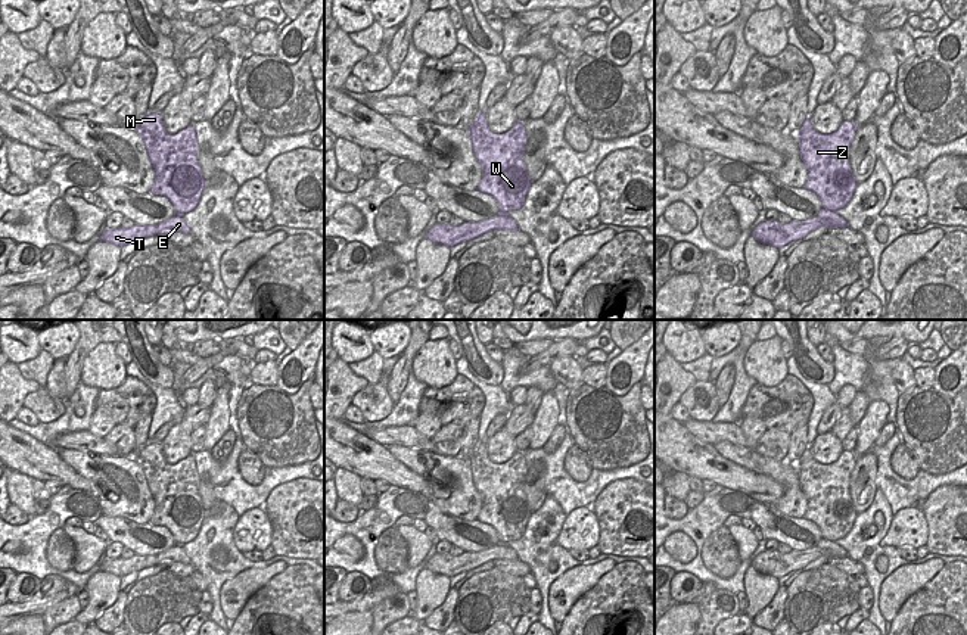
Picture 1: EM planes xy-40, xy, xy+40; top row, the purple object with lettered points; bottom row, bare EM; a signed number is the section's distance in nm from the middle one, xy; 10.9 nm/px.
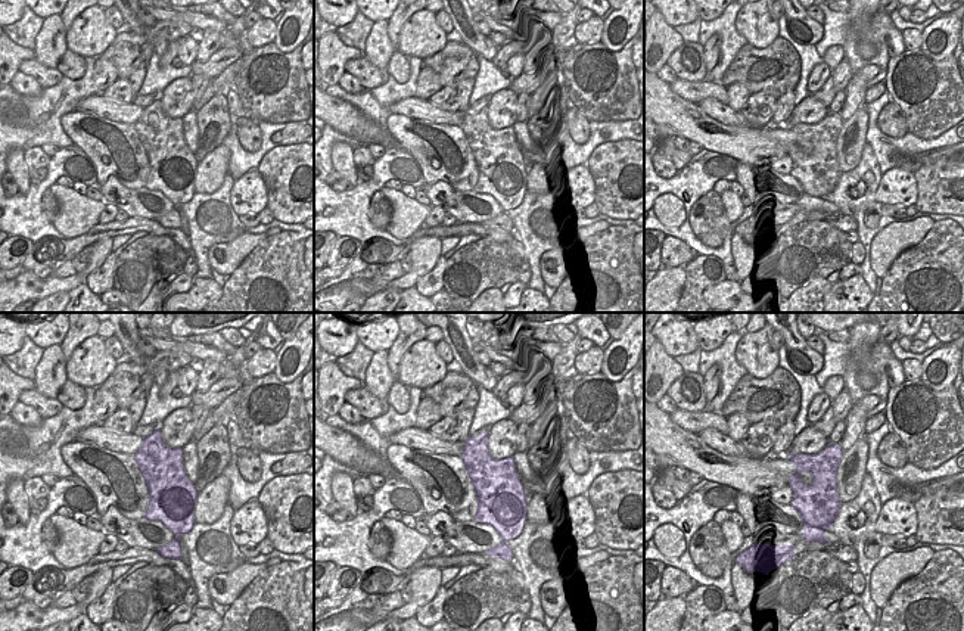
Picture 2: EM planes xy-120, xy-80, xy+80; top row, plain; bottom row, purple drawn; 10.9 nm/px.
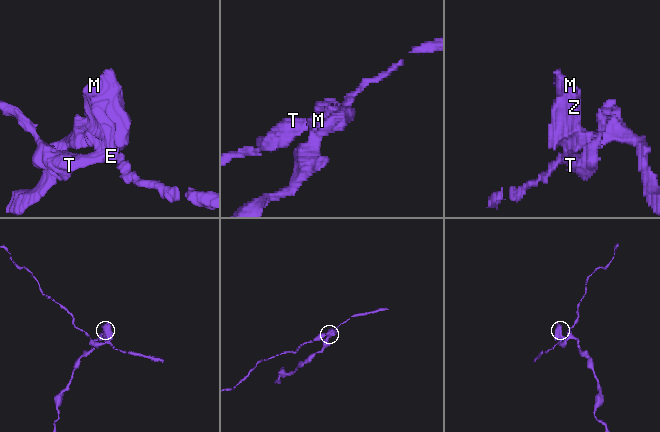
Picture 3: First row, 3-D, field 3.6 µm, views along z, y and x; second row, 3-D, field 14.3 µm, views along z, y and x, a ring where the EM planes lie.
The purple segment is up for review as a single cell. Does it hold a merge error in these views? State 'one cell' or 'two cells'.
two cells

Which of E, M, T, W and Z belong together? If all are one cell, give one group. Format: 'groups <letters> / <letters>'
groups E T / M W Z

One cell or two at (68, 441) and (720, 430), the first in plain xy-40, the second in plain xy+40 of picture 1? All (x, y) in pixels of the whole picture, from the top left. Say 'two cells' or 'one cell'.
one cell

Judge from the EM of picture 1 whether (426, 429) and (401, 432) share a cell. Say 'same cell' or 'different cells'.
different cells

